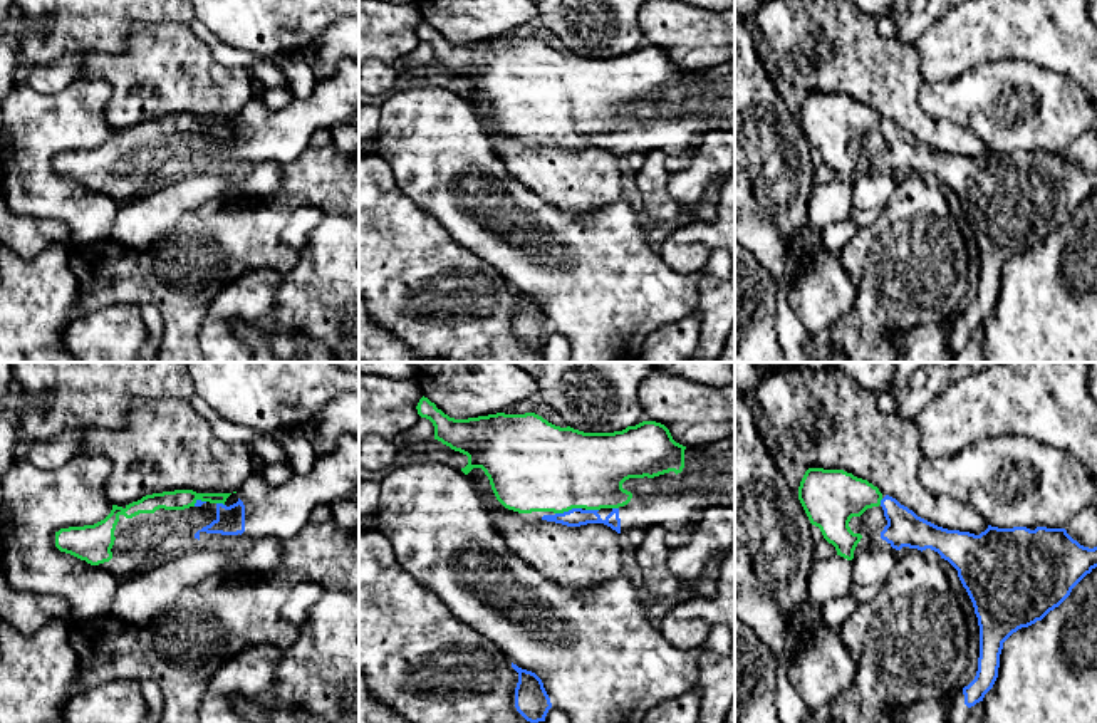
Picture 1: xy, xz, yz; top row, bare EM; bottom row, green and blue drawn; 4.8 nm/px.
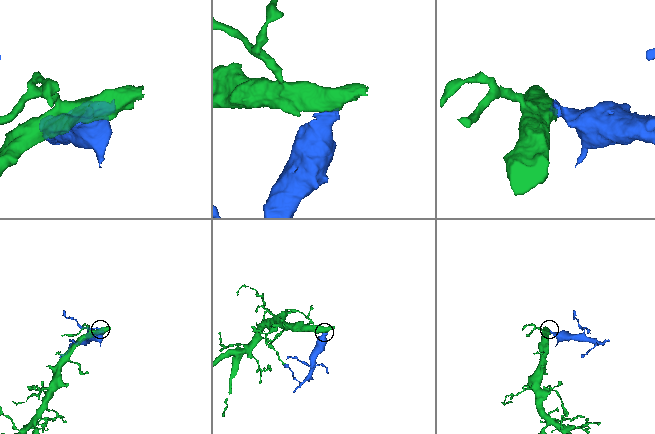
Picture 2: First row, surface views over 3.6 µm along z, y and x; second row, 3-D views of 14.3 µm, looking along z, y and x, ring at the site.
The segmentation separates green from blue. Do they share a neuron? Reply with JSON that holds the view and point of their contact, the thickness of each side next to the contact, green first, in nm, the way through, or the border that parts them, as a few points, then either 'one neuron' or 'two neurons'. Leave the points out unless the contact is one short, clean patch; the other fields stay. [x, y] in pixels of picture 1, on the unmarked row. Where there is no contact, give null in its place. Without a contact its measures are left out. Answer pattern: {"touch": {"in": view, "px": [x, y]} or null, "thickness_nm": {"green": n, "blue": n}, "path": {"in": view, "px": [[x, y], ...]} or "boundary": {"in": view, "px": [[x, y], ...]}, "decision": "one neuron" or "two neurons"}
{"touch": {"in": "xz", "px": [567, 135]}, "thickness_nm": {"green": 440, "blue": 90}, "path": {"in": "xz", "px": [[539, 91], [566, 118], [567, 135], [576, 141]]}, "decision": "one neuron"}

